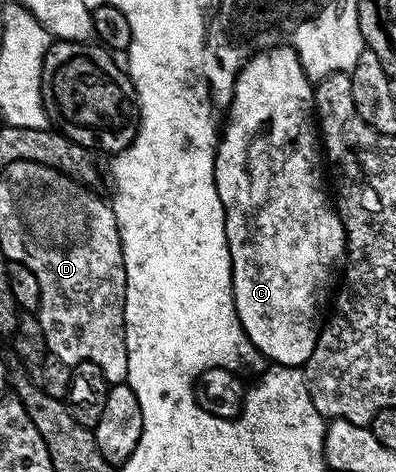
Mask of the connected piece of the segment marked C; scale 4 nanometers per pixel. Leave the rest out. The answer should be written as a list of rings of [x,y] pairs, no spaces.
[[[287,44],[253,52],[240,69],[240,74],[236,77],[236,86],[232,92],[232,103],[228,107],[226,120],[223,122],[216,147],[214,179],[218,187],[218,199],[222,199],[226,219],[226,239],[230,247],[230,263],[232,264],[232,294],[238,311],[238,319],[242,323],[250,343],[254,343],[254,347],[258,347],[260,354],[269,362],[275,363],[277,366],[303,367],[310,359],[316,346],[316,340],[320,337],[322,318],[325,316],[324,304],[327,301],[329,304],[330,294],[333,292],[332,268],[336,264],[339,266],[345,260],[348,244],[344,234],[344,225],[340,222],[340,215],[336,211],[329,186],[326,184],[326,165],[322,160],[322,142],[318,136],[318,122],[314,112],[314,85],[304,74],[299,55]]]

